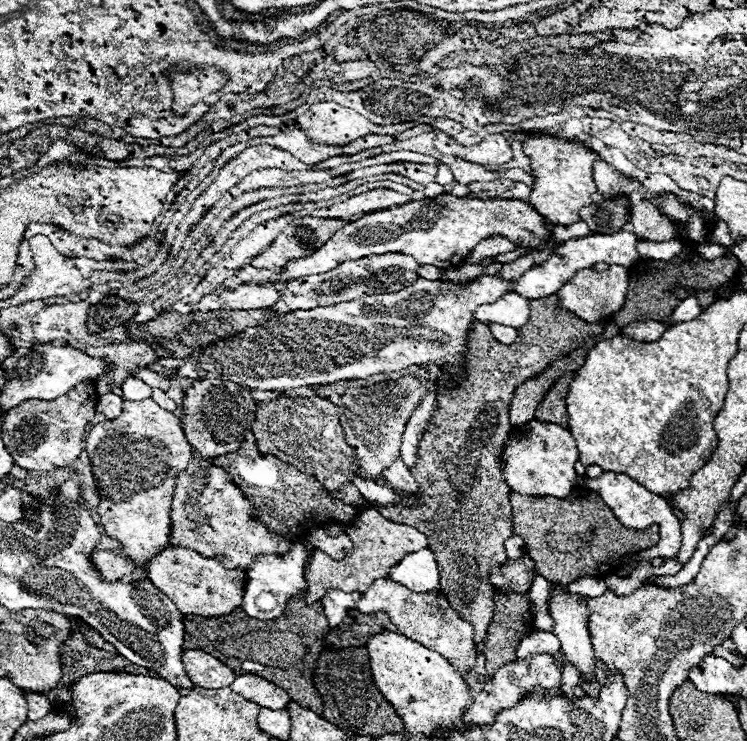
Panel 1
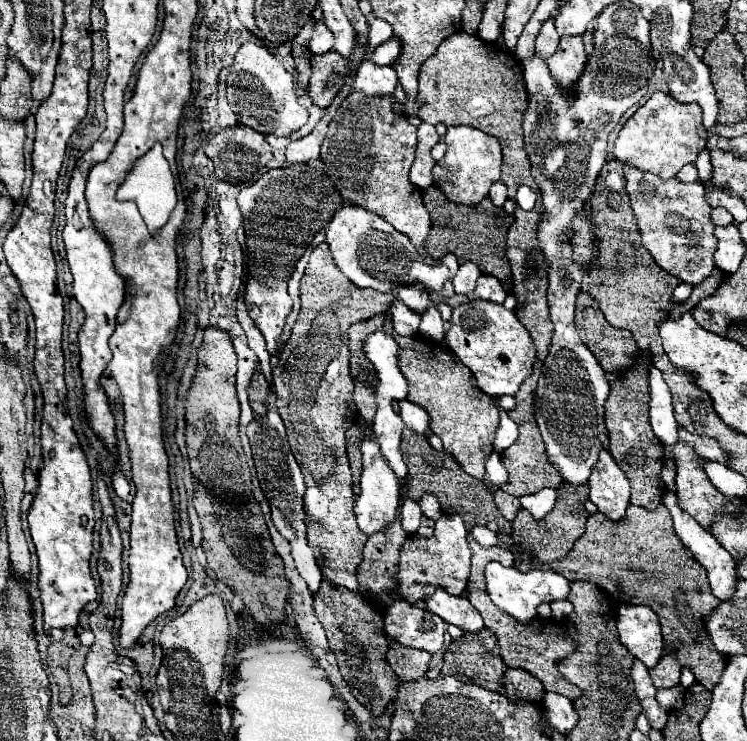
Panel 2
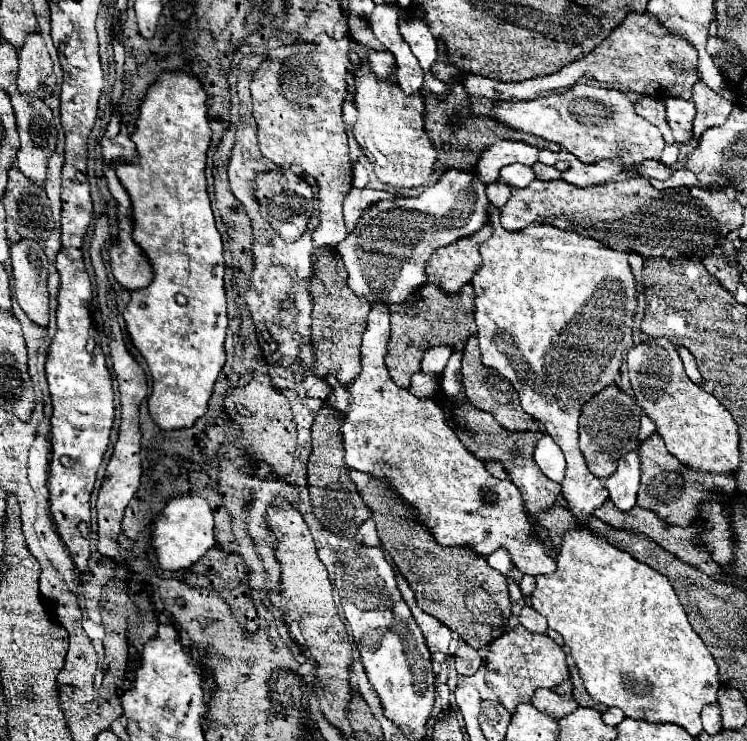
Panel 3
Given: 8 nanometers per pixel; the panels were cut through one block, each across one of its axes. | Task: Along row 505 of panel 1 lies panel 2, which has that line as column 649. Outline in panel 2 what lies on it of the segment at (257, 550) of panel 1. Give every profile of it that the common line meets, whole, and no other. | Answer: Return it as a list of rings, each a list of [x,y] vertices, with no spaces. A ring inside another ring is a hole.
[[[626,168],[626,192],[638,220],[642,242],[654,256],[660,268],[692,286],[700,284],[714,268],[714,224],[710,220],[710,206],[704,200],[704,186],[698,182],[682,184],[676,178],[662,180],[638,168]]]

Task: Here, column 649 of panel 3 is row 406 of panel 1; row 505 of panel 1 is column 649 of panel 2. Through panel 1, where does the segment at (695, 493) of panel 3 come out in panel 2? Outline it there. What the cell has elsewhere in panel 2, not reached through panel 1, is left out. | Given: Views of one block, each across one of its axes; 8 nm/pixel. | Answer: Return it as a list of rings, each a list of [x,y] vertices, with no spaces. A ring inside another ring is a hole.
[[[642,352],[638,364],[632,364],[628,372],[616,376],[616,380],[610,382],[610,396],[604,404],[604,422],[610,436],[608,450],[614,456],[616,464],[626,472],[632,486],[630,502],[654,510],[662,502],[662,494],[666,488],[660,478],[660,470],[664,466],[664,444],[652,432],[648,416],[648,370],[652,366],[650,356],[650,352]]]

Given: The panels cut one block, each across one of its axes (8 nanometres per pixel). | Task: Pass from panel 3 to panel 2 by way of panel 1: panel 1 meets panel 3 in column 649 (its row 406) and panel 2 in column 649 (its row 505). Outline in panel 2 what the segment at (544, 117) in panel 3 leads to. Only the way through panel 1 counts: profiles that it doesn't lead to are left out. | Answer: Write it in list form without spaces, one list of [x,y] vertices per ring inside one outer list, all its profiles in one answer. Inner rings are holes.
[[[656,92],[640,106],[618,132],[612,156],[624,166],[634,166],[642,172],[652,172],[662,180],[670,180],[684,164],[694,164],[694,158],[706,148],[708,132],[702,124],[698,104],[682,104],[670,94]]]

